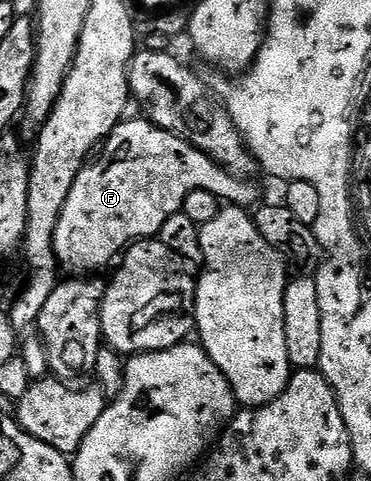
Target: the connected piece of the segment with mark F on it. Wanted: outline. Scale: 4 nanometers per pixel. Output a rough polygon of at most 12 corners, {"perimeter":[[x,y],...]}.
{"perimeter":[[124,119],[65,198],[55,256],[98,273],[158,237],[193,190],[244,210],[234,176]]}

